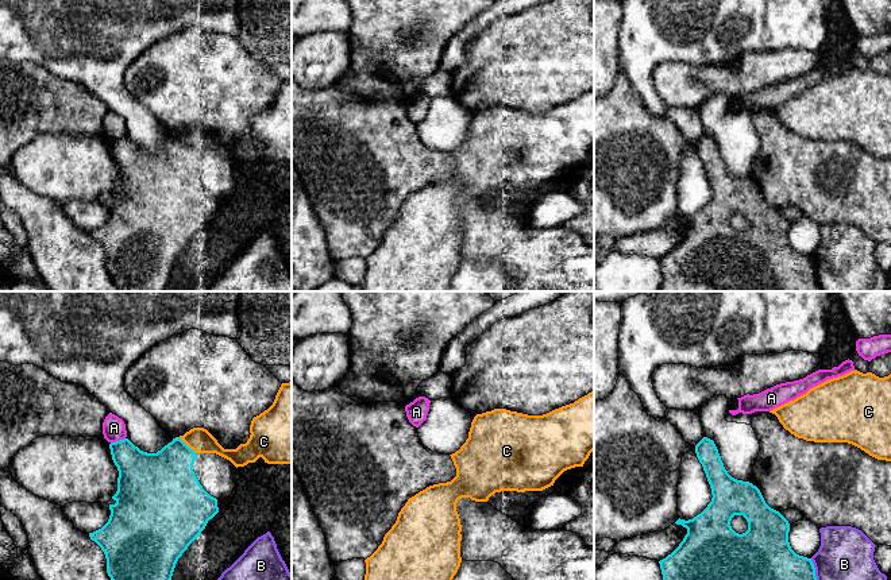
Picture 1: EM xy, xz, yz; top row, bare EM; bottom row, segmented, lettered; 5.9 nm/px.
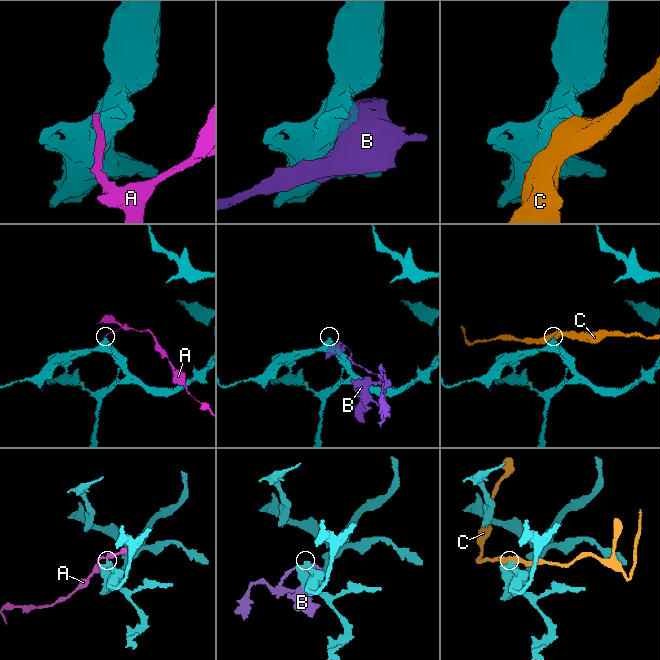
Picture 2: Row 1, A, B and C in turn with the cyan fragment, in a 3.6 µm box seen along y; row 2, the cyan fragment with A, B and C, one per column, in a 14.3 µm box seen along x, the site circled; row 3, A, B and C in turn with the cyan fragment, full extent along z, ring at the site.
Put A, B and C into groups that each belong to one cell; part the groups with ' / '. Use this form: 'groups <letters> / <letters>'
groups A / B / C

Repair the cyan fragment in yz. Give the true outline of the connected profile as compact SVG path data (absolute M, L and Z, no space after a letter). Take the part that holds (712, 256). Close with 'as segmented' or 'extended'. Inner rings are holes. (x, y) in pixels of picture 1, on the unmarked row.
M703 135L695 143L711 186L711 200L694 214L675 221L687 227L679 244L660 258L660 291L821 291L811 256L796 252L788 240L790 221L771 206L760 187L749 179L732 175L724 165L713 138ZM742 213L748 228L736 231L730 219Z; as segmented

